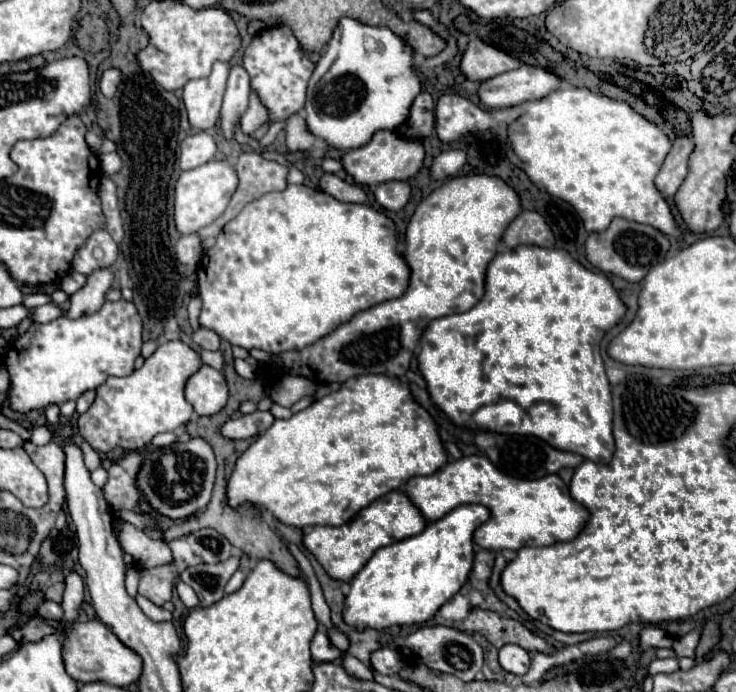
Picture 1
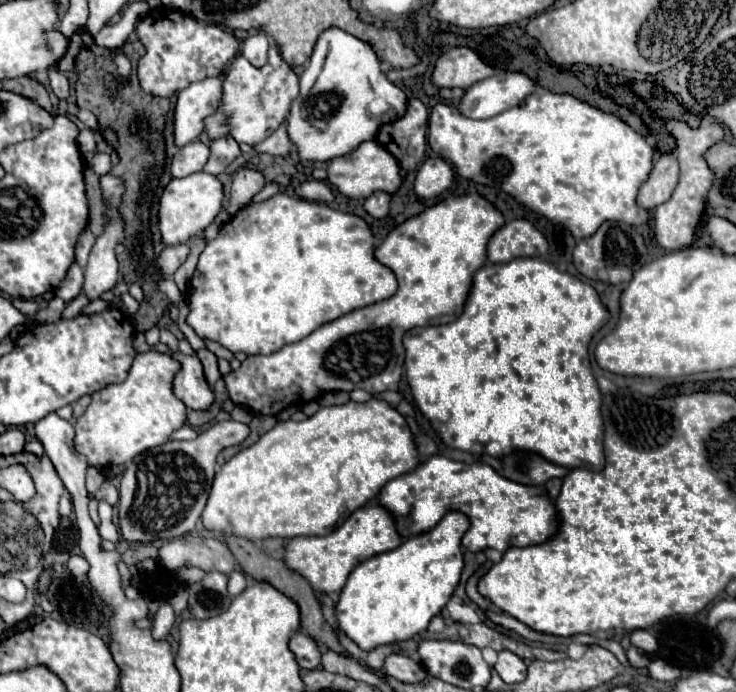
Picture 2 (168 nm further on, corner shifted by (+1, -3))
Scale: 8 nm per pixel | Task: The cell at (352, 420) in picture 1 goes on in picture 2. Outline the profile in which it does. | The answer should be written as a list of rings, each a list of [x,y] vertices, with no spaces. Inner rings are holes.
[[[371,398],[365,404],[325,406],[303,422],[287,420],[277,424],[253,446],[227,460],[213,478],[201,522],[205,530],[247,540],[325,536],[341,526],[353,510],[373,500],[391,478],[411,472],[417,464],[419,458],[409,424],[387,402]]]

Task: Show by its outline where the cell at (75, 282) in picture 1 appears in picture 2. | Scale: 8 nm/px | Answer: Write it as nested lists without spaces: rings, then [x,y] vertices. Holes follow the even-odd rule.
[[[73,262],[67,276],[65,276],[65,280],[61,282],[61,286],[57,288],[55,294],[59,298],[63,298],[65,302],[71,302],[81,292],[81,288],[83,288],[83,270],[77,262]]]

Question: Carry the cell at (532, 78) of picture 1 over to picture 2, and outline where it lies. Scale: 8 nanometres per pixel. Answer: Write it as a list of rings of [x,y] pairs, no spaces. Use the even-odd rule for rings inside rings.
[[[497,72],[483,82],[477,82],[469,90],[465,90],[457,108],[463,116],[483,120],[517,106],[531,94],[535,88],[533,80],[529,80],[521,72]]]

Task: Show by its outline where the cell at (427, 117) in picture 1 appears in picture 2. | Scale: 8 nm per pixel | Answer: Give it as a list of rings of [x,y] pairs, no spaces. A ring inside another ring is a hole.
[[[535,88],[533,92],[519,106],[487,120],[471,120],[461,112],[457,112],[455,108],[449,108],[447,104],[437,104],[431,110],[429,118],[429,112],[423,106],[423,102],[411,98],[407,102],[405,114],[393,120],[391,124],[379,128],[375,140],[387,152],[397,156],[401,176],[405,178],[423,160],[423,150],[427,142],[427,122],[429,122],[431,148],[435,146],[435,154],[441,156],[445,162],[449,162],[455,168],[457,176],[467,178],[481,186],[503,190],[505,194],[513,196],[521,206],[545,216],[553,224],[561,224],[563,228],[567,228],[575,240],[589,238],[607,220],[621,220],[631,226],[645,224],[649,220],[649,212],[635,204],[639,186],[647,180],[655,154],[655,150],[645,142],[645,138],[641,138],[635,130],[631,130],[631,126],[627,126],[615,114],[601,112],[599,108],[593,108],[569,94],[555,94],[545,88]],[[451,118],[455,120],[455,130],[449,130]],[[385,130],[395,146],[385,146]]]

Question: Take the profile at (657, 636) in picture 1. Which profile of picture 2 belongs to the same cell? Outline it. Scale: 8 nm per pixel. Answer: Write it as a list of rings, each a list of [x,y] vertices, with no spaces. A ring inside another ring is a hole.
[[[627,648],[627,660],[629,660],[629,666],[631,668],[645,668],[647,666],[647,662],[649,662],[649,658],[645,656],[645,652],[641,652],[639,648]]]

